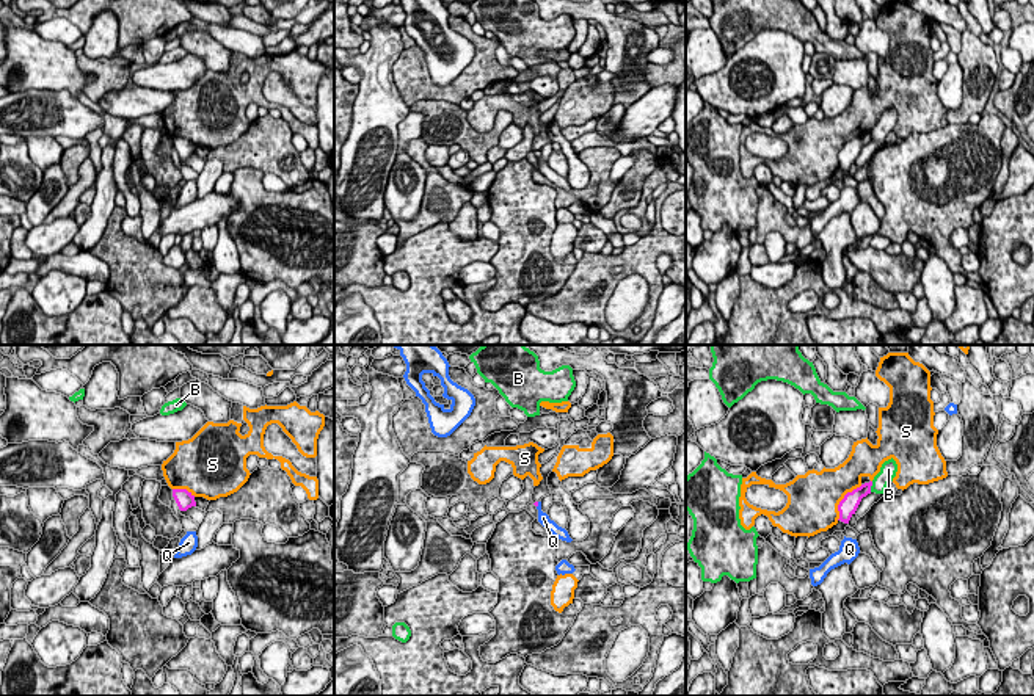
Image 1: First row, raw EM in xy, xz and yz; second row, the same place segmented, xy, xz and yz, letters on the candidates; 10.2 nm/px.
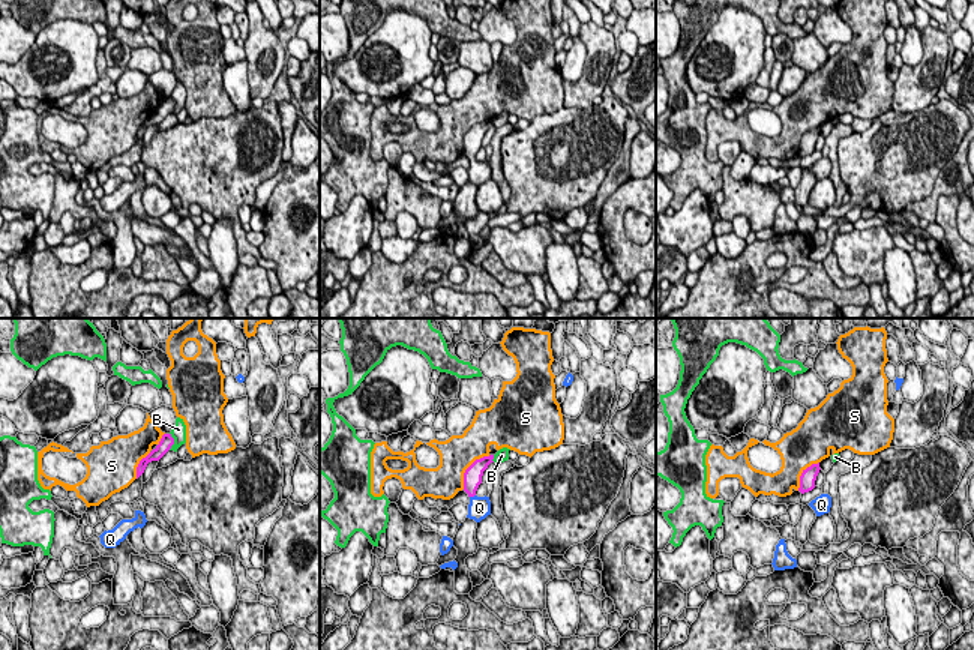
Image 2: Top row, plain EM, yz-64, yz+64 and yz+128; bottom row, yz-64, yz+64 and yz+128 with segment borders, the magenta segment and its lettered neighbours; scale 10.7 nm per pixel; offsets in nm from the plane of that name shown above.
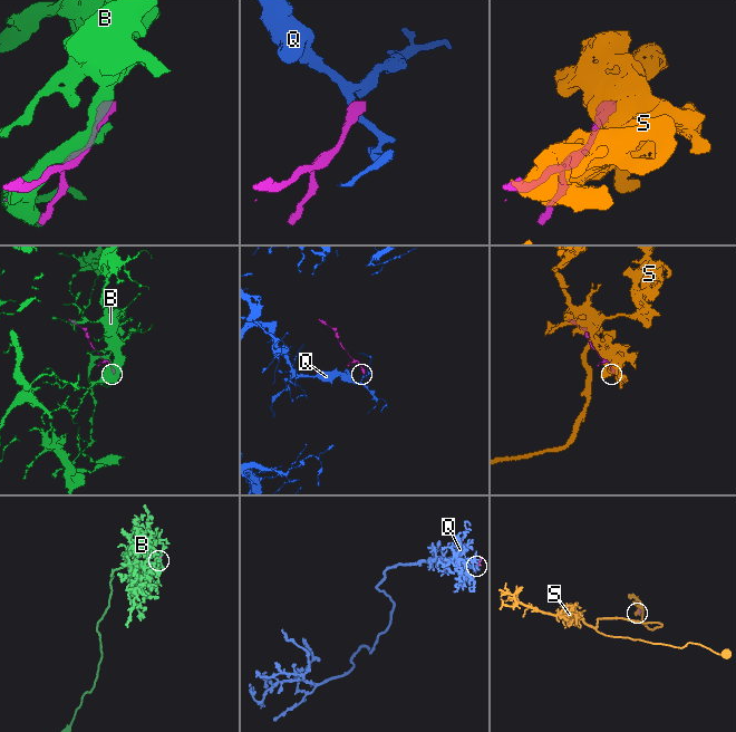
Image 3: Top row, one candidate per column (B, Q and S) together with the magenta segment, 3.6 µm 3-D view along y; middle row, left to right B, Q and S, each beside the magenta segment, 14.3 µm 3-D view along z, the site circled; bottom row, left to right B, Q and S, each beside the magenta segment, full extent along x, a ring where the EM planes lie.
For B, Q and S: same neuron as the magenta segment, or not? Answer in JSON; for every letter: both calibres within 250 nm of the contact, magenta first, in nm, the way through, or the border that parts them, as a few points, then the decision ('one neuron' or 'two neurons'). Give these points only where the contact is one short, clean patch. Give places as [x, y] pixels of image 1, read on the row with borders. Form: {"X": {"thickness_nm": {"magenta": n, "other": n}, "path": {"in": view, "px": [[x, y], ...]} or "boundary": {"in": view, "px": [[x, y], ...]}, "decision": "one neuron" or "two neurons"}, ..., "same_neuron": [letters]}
{"B": {"thickness_nm": {"magenta": 160, "other": 170}, "decision": "two neurons"}, "Q": {"thickness_nm": {"magenta": 50, "other": 120}, "path": {"in": "xz", "px": [[535, 503], [537, 505], [543, 518]]}, "decision": "one neuron"}, "S": {"thickness_nm": {"magenta": 190, "other": 440}, "decision": "two neurons"}, "same_neuron": ["Q"]}

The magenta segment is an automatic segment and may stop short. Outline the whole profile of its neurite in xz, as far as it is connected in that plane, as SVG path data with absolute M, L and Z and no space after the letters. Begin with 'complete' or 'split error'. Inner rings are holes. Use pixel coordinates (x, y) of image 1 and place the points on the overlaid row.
split error; M541 502L533 503L538 509L538 522L549 530L555 538L571 542L573 539L570 538L568 531L562 527L559 527L554 520L549 519L546 513L541 511Z

